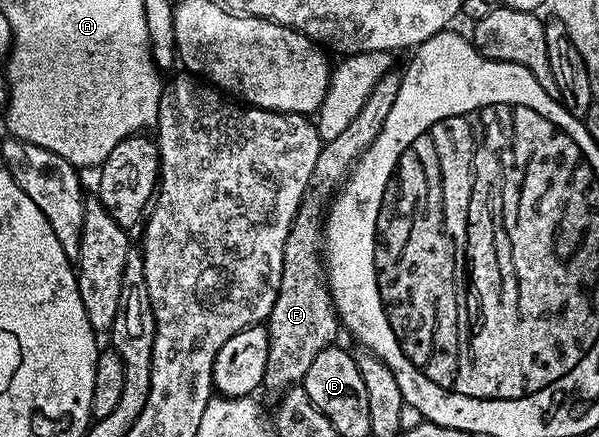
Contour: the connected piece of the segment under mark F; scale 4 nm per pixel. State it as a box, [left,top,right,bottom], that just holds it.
[263,70,401,394]

